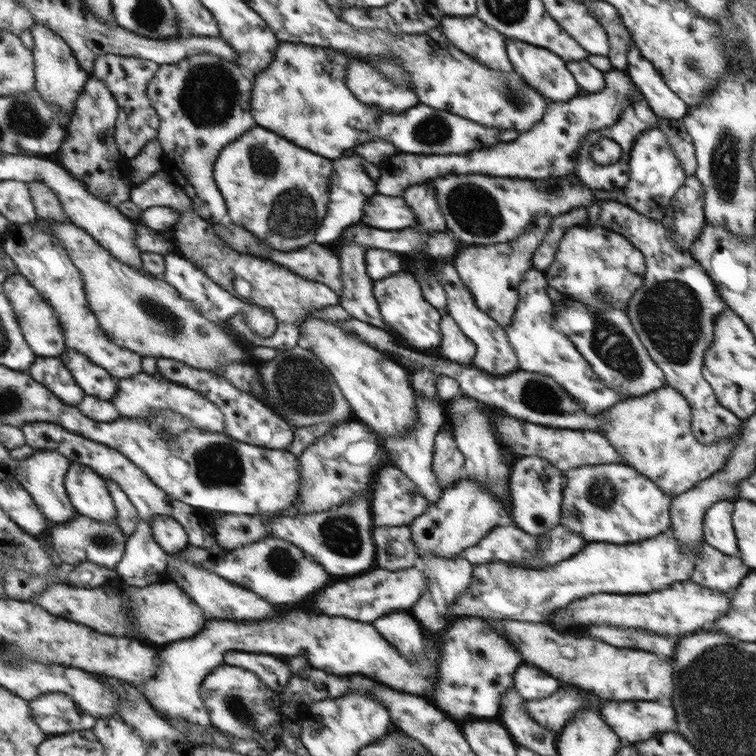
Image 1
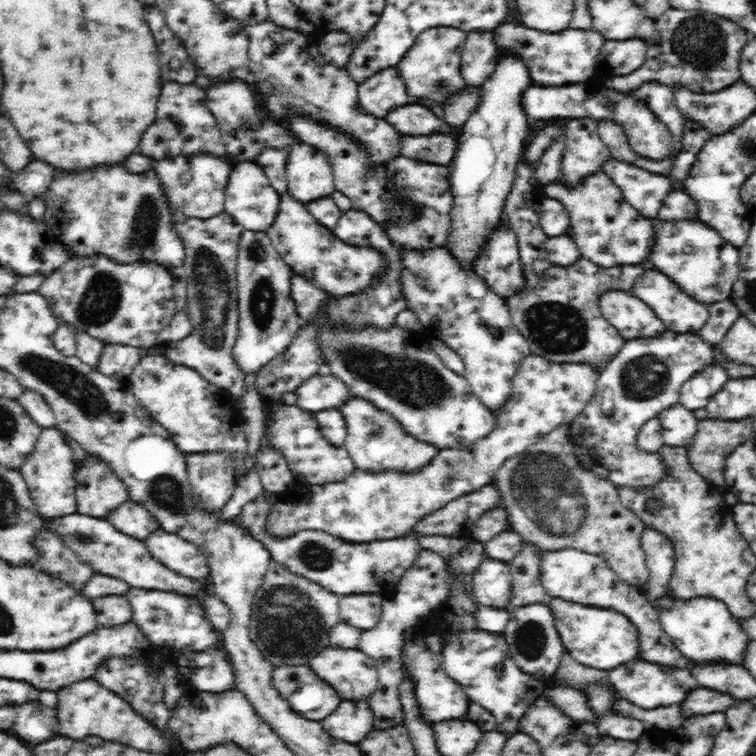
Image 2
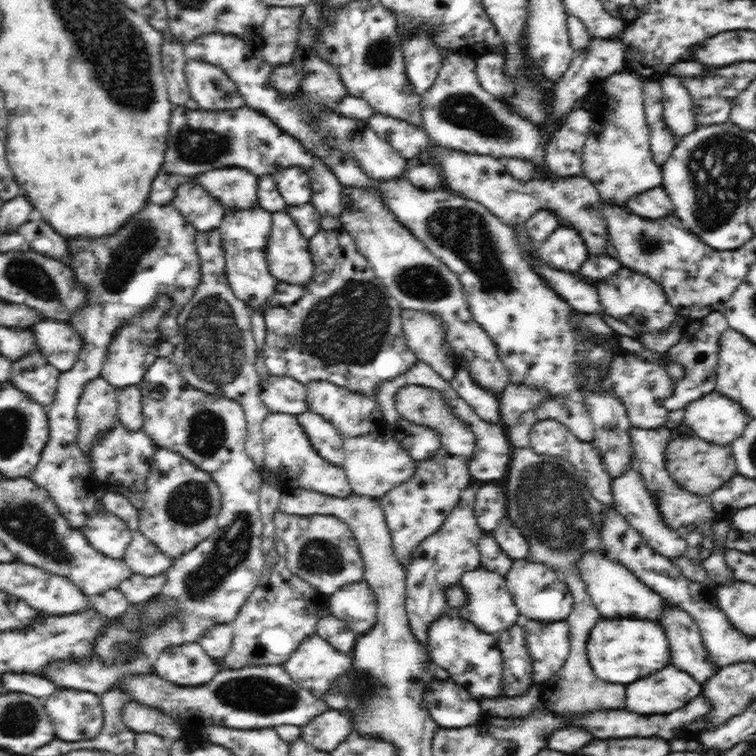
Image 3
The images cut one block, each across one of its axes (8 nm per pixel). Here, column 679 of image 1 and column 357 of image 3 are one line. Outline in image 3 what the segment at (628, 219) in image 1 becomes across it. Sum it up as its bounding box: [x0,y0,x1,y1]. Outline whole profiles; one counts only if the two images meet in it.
[263,229,419,402]

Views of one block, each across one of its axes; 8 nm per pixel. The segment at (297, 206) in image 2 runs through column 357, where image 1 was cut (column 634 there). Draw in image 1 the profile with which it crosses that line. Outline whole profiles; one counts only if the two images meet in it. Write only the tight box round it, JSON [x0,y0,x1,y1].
[543,225,645,311]

